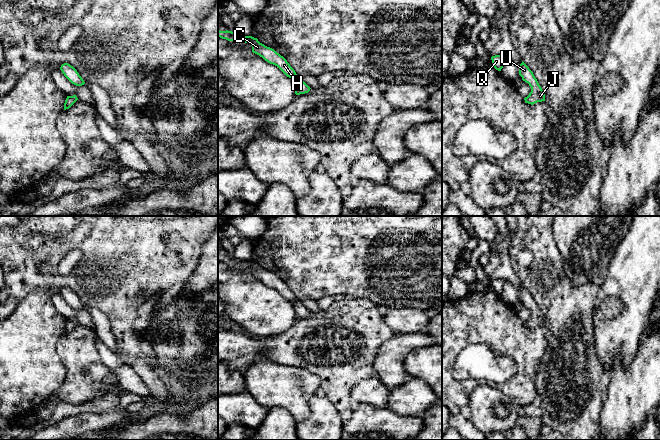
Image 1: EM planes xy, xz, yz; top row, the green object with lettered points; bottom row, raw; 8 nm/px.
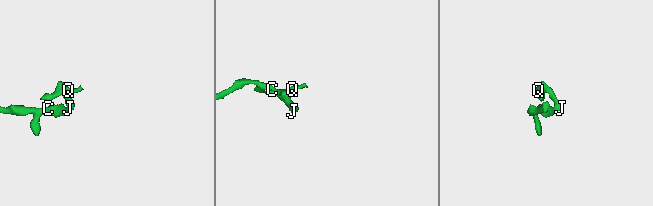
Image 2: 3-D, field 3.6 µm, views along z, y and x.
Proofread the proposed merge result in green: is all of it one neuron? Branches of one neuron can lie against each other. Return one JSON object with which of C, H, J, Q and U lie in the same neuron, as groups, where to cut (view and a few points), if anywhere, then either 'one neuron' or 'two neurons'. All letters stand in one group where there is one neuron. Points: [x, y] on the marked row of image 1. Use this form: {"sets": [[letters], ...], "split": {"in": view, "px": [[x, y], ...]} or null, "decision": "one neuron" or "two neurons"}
{"sets": [["C", "H", "J", "Q", "U"]], "split": null, "decision": "one neuron"}

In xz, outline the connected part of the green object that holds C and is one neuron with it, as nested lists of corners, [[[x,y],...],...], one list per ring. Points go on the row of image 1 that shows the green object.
[[[218,30],[218,37],[228,41],[241,41],[252,46],[252,52],[262,57],[270,64],[277,66],[287,77],[291,78],[295,84],[295,94],[305,94],[310,91],[310,87],[296,74],[287,60],[277,53],[274,49],[260,43],[257,38],[252,36],[239,36],[232,31]]]

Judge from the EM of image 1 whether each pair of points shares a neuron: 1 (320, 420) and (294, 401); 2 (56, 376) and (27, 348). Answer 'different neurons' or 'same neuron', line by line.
1: different neurons
2: same neuron

